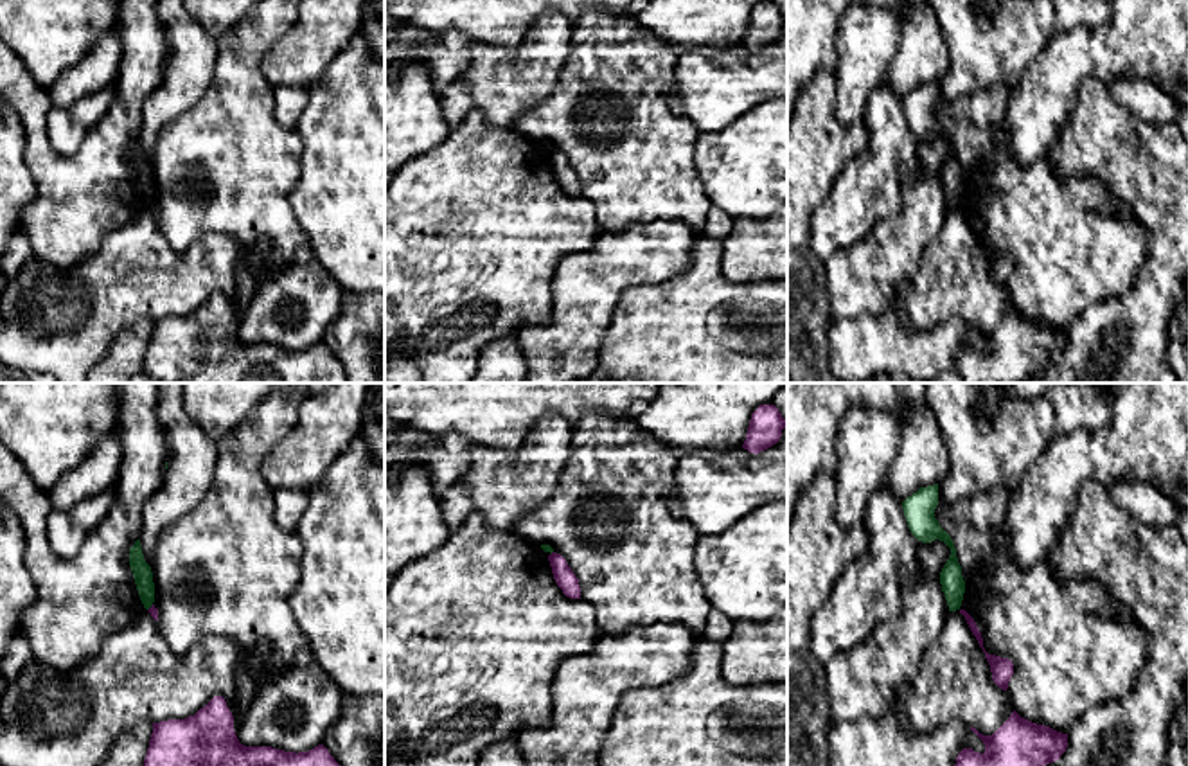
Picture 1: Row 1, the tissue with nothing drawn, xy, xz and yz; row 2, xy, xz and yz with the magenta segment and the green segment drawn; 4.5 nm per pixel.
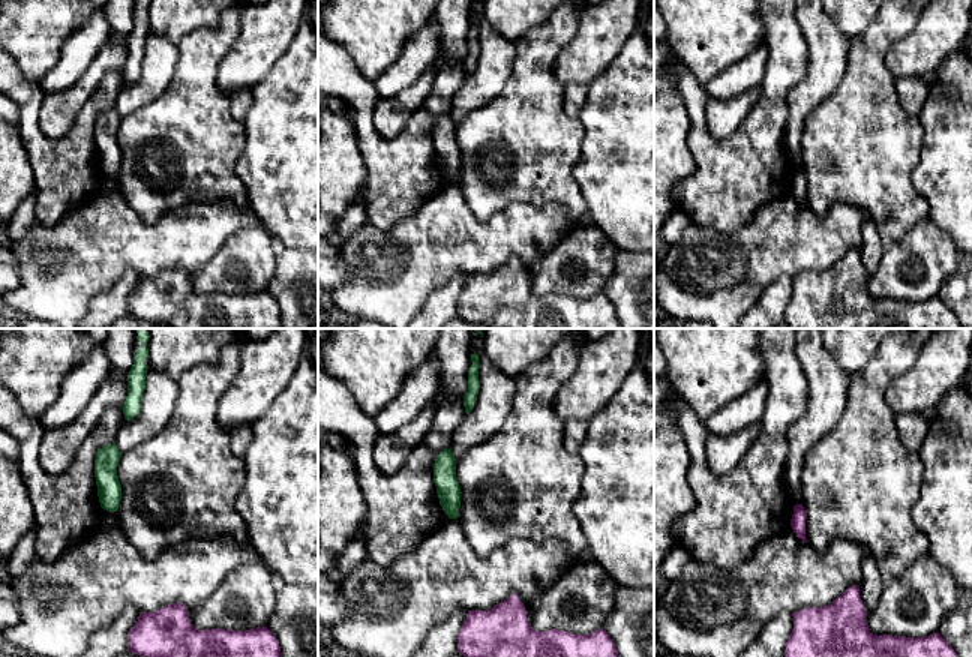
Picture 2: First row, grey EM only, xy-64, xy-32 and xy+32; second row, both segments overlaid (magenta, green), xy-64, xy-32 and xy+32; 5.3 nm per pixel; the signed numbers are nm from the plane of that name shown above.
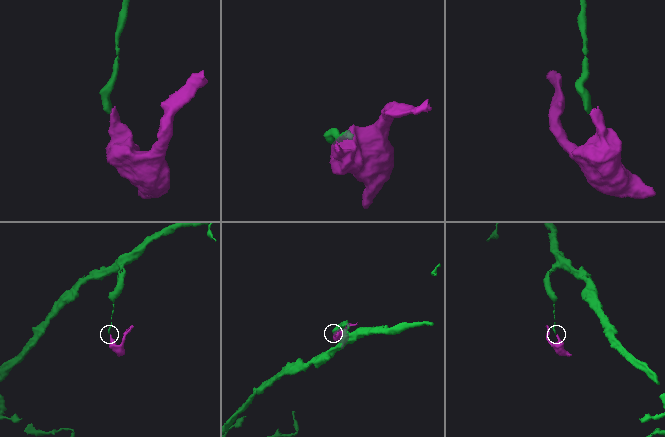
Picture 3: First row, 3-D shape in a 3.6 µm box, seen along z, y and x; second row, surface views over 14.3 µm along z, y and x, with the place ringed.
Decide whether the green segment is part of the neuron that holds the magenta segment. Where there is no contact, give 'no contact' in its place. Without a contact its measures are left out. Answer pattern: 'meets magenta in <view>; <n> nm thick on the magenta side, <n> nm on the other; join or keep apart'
meets magenta in xy; 40 nm thick on the magenta side, 90 nm on the other; keep apart

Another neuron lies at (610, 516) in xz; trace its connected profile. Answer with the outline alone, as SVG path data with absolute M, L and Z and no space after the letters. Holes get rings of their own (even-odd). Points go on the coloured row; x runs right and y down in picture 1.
M584 414L573 424L570 459L555 491L512 527L512 534L550 545L566 559L604 635L679 622L699 637L714 610L694 563L699 534L670 511L678 460L676 450L643 433L634 419Z

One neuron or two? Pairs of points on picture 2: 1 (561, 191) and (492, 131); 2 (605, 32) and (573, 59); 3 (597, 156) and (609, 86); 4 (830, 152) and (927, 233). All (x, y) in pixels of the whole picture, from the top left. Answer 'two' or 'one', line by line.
1: one
2: one
3: one
4: two

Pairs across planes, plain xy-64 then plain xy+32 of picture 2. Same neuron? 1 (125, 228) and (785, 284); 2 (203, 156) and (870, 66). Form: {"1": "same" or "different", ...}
{"1": "different", "2": "same"}

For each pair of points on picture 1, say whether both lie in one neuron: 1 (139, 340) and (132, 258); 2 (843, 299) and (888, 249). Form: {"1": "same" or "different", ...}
{"1": "different", "2": "same"}

